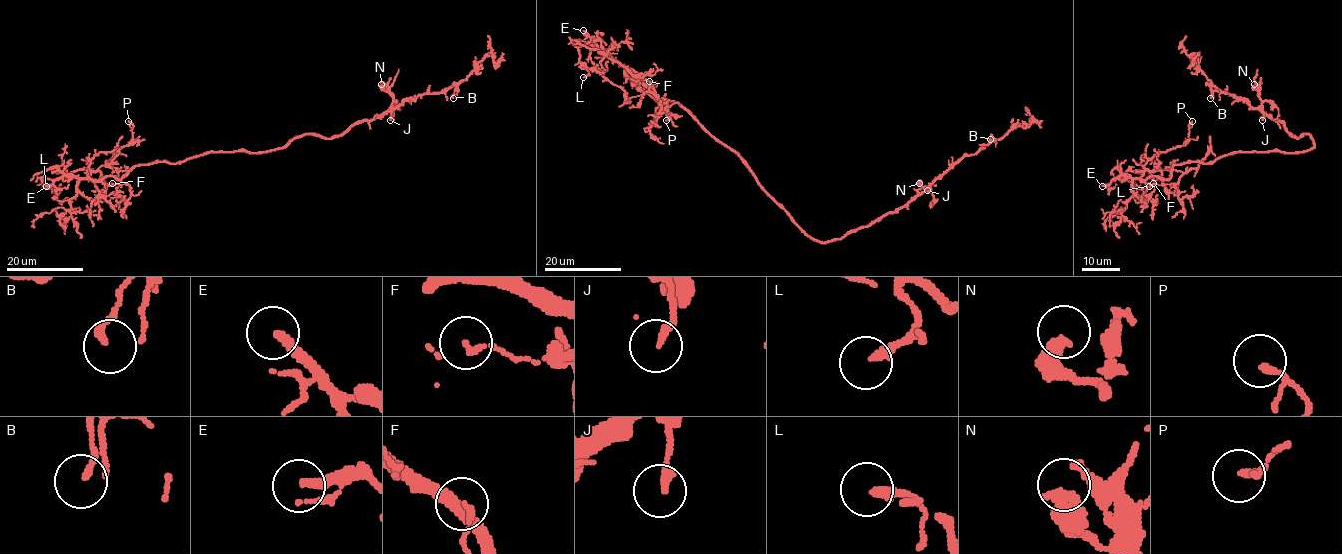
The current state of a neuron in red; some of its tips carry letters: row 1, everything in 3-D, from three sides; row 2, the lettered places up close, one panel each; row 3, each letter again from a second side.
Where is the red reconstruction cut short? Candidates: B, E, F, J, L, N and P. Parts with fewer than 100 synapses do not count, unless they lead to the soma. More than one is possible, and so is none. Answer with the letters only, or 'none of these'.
E

